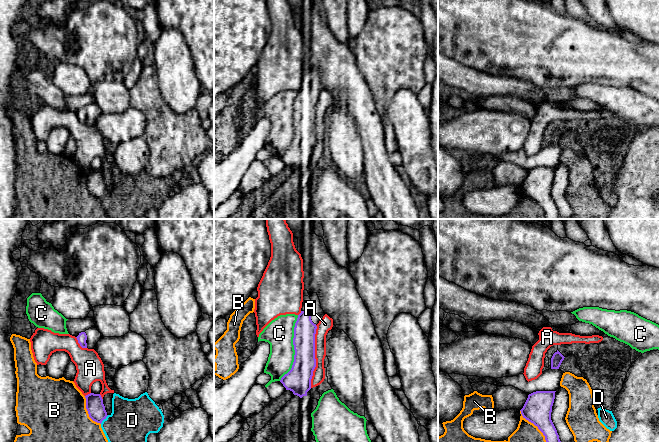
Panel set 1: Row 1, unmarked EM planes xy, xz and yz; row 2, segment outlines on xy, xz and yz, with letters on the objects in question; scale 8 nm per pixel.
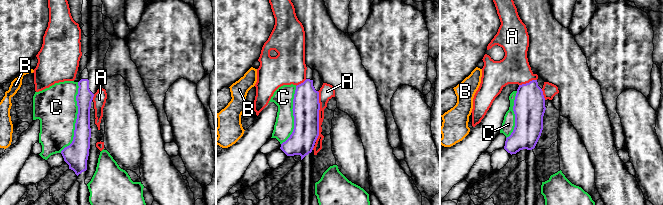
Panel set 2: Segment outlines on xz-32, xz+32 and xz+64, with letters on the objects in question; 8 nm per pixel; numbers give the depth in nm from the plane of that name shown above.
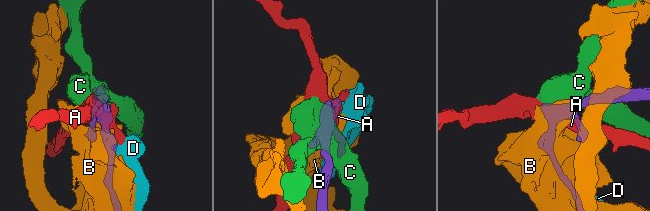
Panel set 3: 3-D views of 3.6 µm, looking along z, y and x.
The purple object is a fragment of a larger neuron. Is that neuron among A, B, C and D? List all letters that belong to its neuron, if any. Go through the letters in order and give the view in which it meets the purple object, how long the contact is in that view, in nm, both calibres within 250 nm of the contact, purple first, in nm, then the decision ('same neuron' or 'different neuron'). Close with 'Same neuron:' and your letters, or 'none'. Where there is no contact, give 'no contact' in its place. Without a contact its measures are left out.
A: contact in xz; length 500 nm; calibres 200 and 100 nm; different neuron
B: contact in yz; length 340 nm; calibres 220 and 280 nm; different neuron
C: contact in xz; length 550 nm; calibres 190 and 240 nm; different neuron
D: contact in xy; length 100 nm; calibres 140 and 360 nm; different neuron
Same neuron: none

